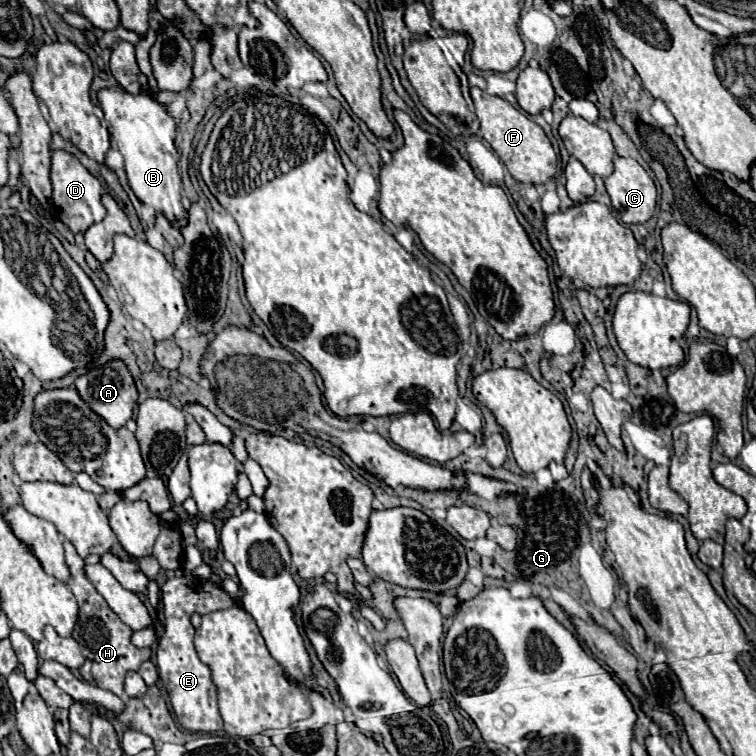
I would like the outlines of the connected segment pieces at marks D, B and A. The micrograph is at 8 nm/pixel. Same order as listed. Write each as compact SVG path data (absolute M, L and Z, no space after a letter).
M52 151L52 165L50 165L50 181L52 181L52 205L56 211L56 217L72 231L82 233L90 225L104 219L106 209L100 203L100 181L90 175L90 171L72 155L66 151Z
M102 89L98 93L98 101L104 111L104 119L108 121L108 131L124 157L124 167L132 191L142 203L154 207L156 211L162 211L170 223L176 223L178 211L184 213L184 209L180 209L182 205L178 203L182 181L176 167L178 153L174 147L176 137L174 119L162 109L160 103L156 103L146 93L132 95L126 91Z
M112 361L112 363L106 363L104 369L88 371L86 375L76 379L74 387L76 387L78 395L84 399L84 403L88 403L88 407L96 415L100 415L112 429L120 429L126 425L126 421L132 417L134 405L138 401L138 391L136 391L134 379L122 361Z

